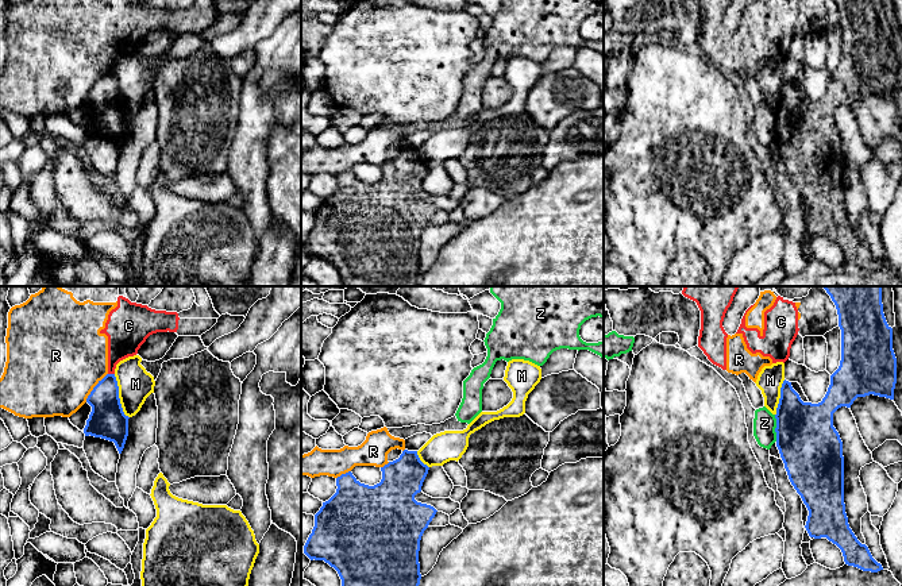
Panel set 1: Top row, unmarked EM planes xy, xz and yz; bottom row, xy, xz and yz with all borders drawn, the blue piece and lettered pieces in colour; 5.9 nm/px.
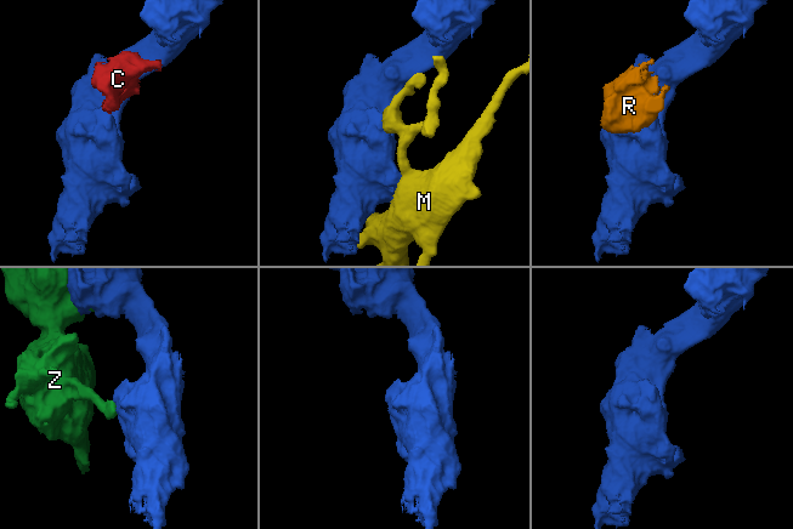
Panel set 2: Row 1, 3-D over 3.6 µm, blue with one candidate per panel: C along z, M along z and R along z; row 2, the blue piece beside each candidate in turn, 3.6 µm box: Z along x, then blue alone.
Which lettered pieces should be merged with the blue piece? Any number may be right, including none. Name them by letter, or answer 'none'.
none

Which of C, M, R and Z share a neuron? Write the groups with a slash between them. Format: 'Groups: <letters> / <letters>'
Groups: C R / M / Z

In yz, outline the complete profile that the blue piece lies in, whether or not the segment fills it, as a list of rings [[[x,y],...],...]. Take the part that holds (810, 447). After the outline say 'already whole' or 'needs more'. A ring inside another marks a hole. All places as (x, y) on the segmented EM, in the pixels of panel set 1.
[[[822,286],[836,305],[839,315],[839,327],[841,329],[841,361],[839,369],[830,375],[830,385],[821,402],[803,402],[799,394],[793,389],[791,382],[783,381],[780,388],[780,398],[776,408],[776,447],[785,463],[789,479],[803,504],[809,510],[806,531],[810,537],[826,537],[836,544],[848,566],[857,567],[863,571],[878,572],[883,570],[868,547],[861,544],[848,524],[844,504],[844,456],[843,442],[839,432],[833,427],[833,413],[841,408],[851,408],[857,397],[870,394],[894,400],[894,389],[897,383],[897,358],[893,350],[893,328],[887,324],[883,304],[882,286]]]; already whole

